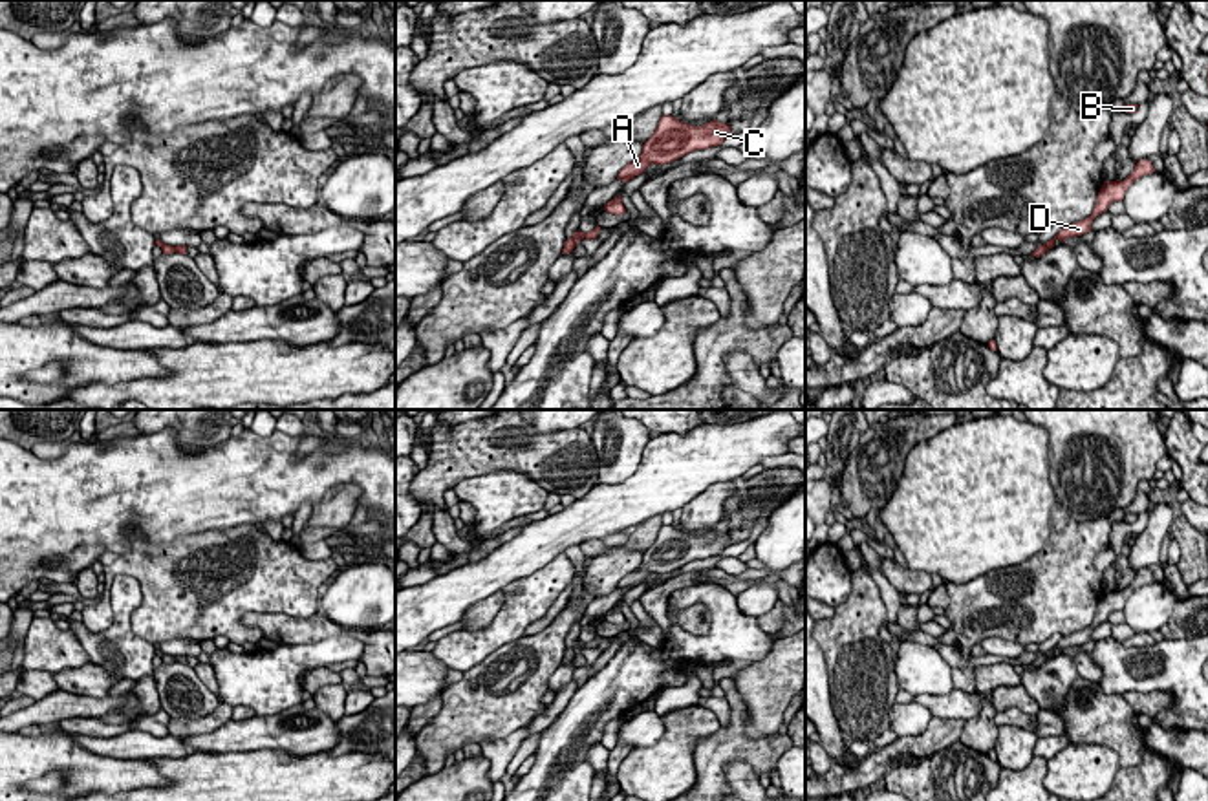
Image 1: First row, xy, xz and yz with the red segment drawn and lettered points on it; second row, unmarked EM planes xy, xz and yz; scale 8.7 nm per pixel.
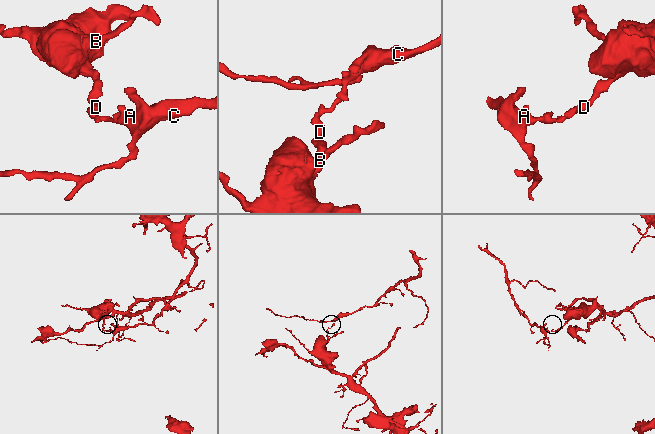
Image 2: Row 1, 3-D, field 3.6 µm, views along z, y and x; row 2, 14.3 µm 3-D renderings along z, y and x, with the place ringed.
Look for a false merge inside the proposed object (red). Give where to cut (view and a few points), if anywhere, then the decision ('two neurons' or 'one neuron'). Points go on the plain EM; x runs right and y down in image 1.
xz (571, 648), (577, 653) | two neurons

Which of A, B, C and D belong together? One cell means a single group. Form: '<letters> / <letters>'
A C / B D

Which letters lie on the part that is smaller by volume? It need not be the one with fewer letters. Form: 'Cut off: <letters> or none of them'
Cut off: A, C

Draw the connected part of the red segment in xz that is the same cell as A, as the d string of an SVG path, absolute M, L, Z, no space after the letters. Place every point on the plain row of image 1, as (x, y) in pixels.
M663 525L652 547L642 554L641 565L628 572L617 585L617 589L628 593L635 585L641 585L648 574L666 574L694 560L706 560L719 556L730 543L728 532L717 532L716 529L692 536L672 525Z

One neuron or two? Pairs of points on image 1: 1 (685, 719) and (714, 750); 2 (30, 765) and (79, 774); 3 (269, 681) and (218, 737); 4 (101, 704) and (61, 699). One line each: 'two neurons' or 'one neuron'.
1: two neurons
2: one neuron
3: two neurons
4: one neuron

